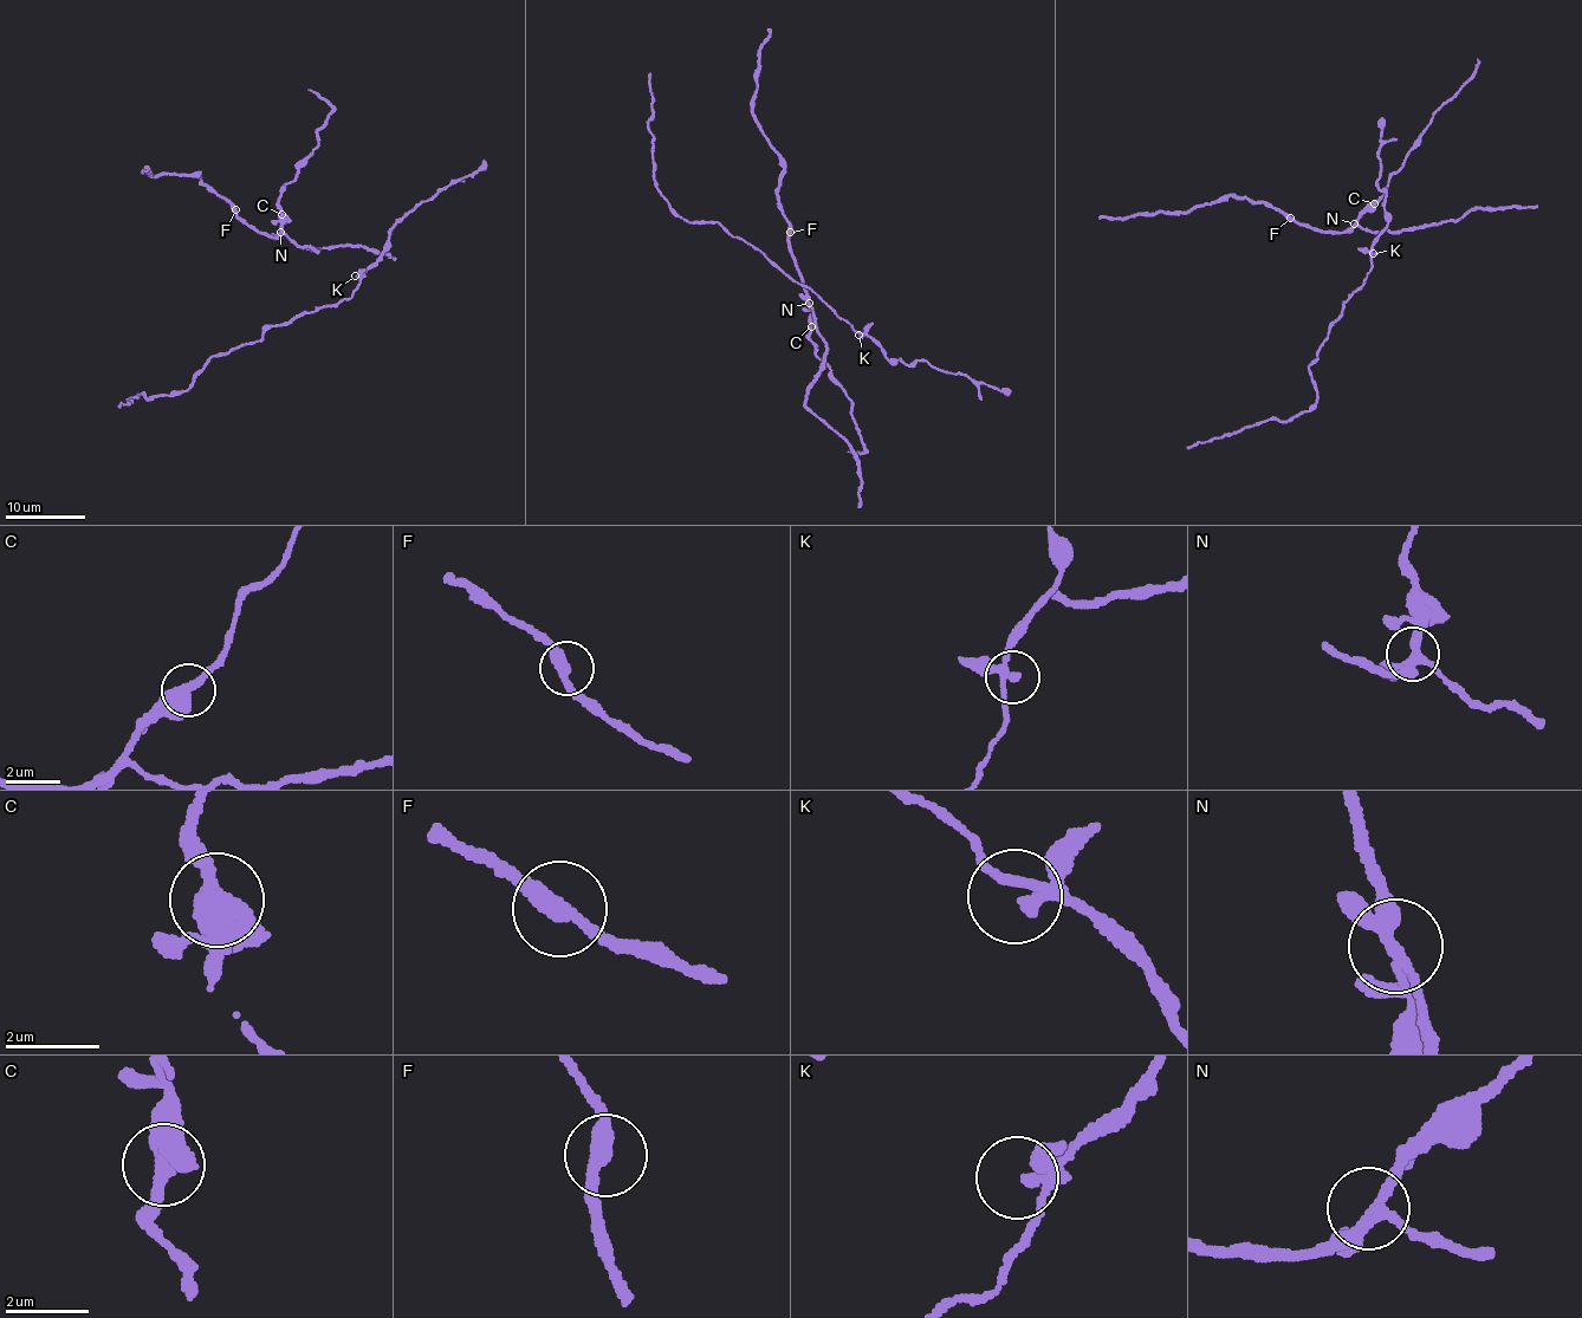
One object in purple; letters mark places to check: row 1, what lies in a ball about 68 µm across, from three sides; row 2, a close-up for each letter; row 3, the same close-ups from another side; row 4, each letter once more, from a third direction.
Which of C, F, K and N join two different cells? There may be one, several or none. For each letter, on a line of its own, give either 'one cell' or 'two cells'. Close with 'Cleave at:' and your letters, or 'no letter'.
C: one cell
F: one cell
K: one cell
N: one cell
Cleave at: no letter

